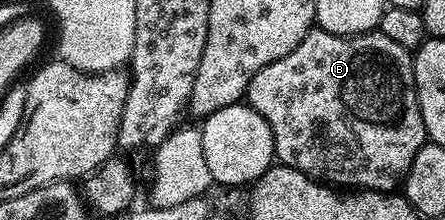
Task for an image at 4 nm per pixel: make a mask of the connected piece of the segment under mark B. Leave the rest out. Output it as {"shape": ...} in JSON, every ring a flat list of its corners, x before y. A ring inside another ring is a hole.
{"shape":[[311,29,304,37,304,41,300,41,300,45,296,45,296,49,288,53,288,57,280,57,280,61,272,61,272,65,264,65,264,69,260,69,256,77,252,77,244,99,249,107,260,113,260,117,264,117,264,121,268,121,274,138,275,160,281,166,302,171,310,178,327,185,341,185,346,189,393,192,397,188,394,186,397,183,399,186,405,180,416,153,428,141,424,129,424,117,420,113,420,105,416,97,414,61,411,52,396,45,396,41,391,41,389,37,384,37,377,29,365,35,333,35,321,29]]}

